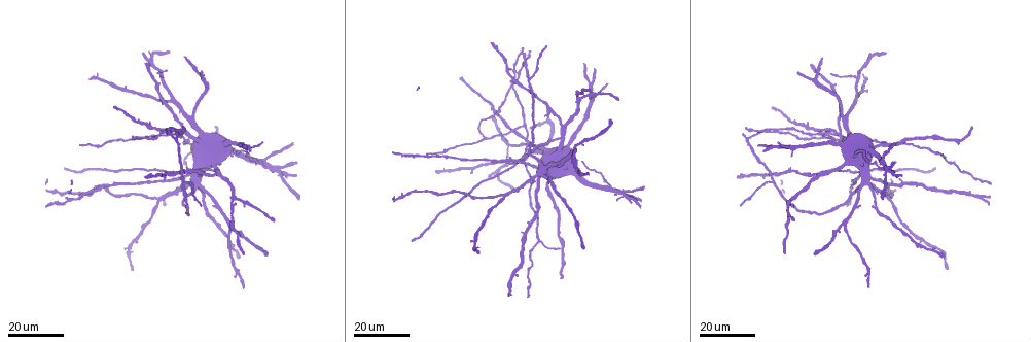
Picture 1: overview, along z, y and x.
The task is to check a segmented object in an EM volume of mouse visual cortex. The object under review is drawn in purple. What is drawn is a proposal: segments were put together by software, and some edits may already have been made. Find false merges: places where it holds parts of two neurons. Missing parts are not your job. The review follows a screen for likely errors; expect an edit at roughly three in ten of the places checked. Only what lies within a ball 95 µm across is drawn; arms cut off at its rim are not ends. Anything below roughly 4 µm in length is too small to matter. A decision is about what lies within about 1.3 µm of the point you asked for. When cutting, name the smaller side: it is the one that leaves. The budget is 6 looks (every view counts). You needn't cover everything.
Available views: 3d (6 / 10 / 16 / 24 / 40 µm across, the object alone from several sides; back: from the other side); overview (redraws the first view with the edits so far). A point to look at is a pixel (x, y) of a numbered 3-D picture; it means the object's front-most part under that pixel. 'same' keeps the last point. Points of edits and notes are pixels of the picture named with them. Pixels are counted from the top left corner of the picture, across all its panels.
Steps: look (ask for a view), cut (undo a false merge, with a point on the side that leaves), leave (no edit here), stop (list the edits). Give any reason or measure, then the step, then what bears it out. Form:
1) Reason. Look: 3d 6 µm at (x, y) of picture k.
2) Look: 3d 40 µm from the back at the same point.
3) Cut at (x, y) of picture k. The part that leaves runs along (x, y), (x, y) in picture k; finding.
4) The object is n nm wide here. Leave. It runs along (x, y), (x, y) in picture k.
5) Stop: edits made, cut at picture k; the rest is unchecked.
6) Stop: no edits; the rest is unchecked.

Look: 3d 24 µm at (560, 137) of picture 1.

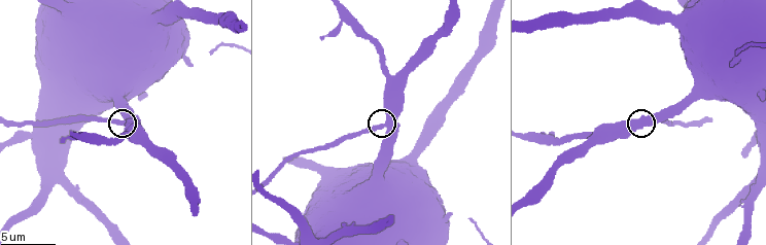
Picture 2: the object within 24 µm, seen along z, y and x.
Zoom in. Look: 3d 6 µm at (385, 123) of picture 2.

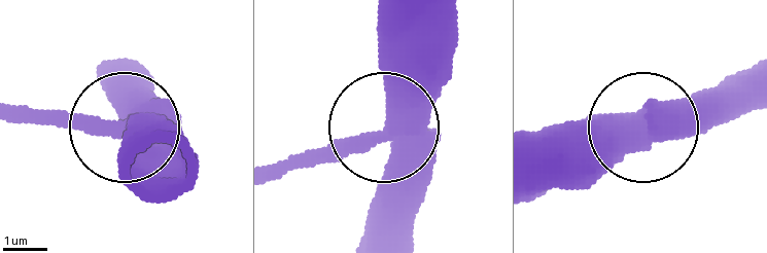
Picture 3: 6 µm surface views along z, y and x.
The object is 490 nm wide here. Cut at (53, 116) of picture 3. Two neurons meet here.

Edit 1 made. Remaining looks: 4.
See it whole again. Look: overview.

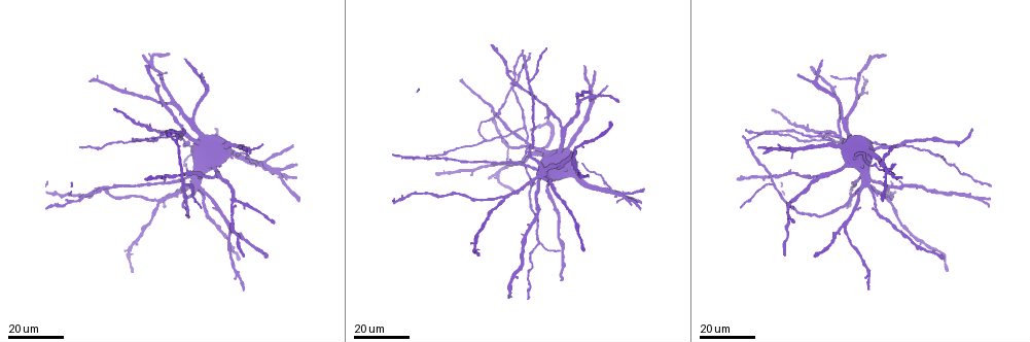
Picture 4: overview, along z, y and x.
Arms part here. Look: 3d 24 µm at (484, 139) of picture 4.

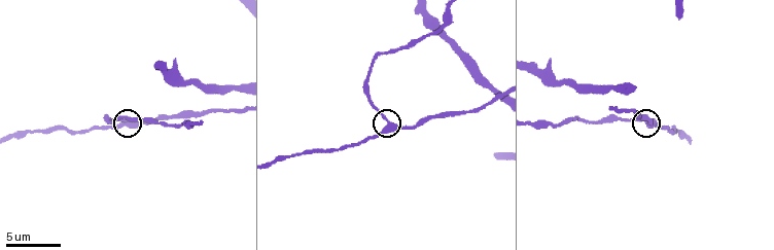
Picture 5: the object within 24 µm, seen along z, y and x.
Look: 3d 10 µm at (387, 124) of picture 5.

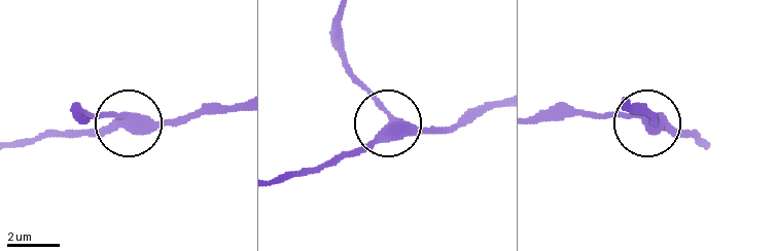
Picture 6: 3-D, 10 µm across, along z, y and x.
The object is 380 nm wide here. Leave. It runs along (623, 104), (684, 133) in picture 6; one neuron here.

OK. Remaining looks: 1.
Stop: edits made, cut at picture 3; the rest is unchecked.

